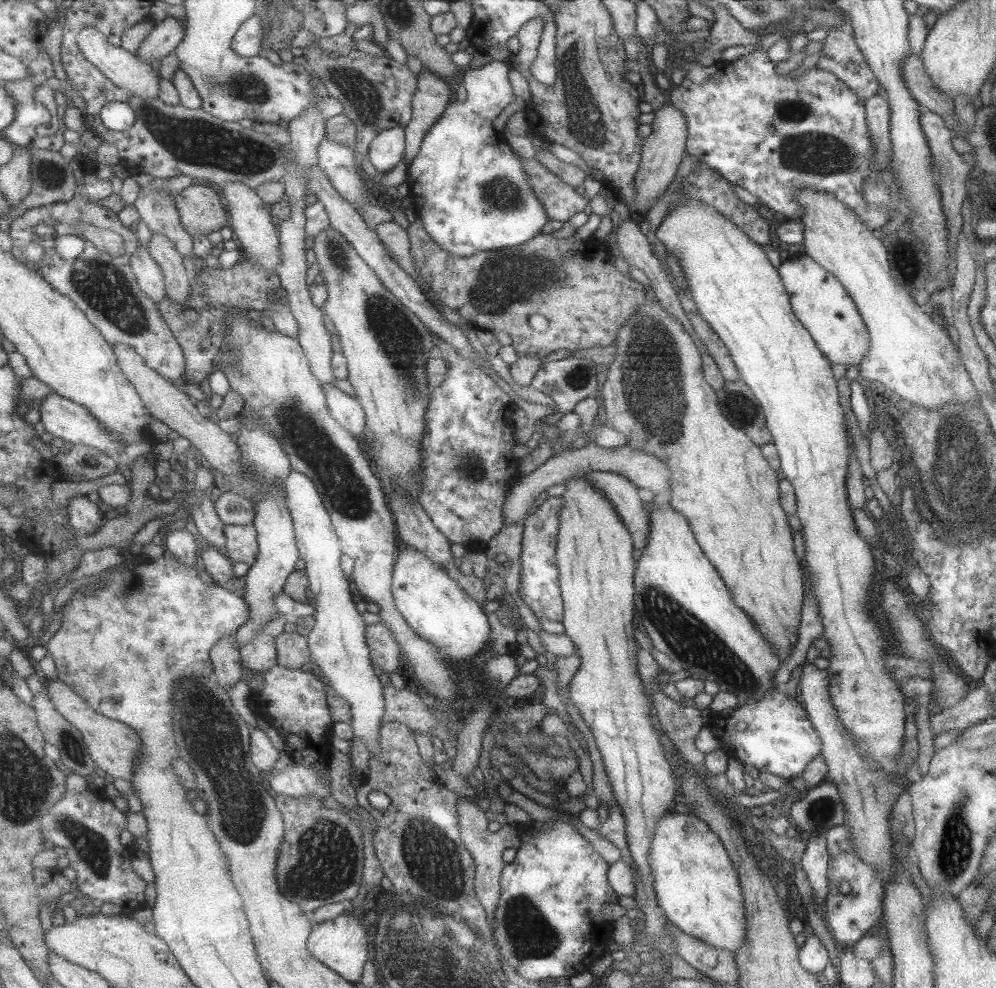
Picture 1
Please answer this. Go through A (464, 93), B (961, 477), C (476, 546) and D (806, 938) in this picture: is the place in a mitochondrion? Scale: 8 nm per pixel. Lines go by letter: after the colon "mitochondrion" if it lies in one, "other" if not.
A: other
B: mitochondrion
C: other
D: other

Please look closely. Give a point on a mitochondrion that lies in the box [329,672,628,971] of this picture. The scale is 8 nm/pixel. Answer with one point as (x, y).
(433, 862)

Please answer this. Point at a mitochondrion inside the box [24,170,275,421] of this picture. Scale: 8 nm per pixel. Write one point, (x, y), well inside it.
(100, 286)

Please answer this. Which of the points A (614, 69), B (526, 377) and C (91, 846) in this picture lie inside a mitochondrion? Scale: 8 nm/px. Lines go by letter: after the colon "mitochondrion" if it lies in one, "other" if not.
A: mitochondrion
B: other
C: mitochondrion

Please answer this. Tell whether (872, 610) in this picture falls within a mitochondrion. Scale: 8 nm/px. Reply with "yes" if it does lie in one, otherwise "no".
no

